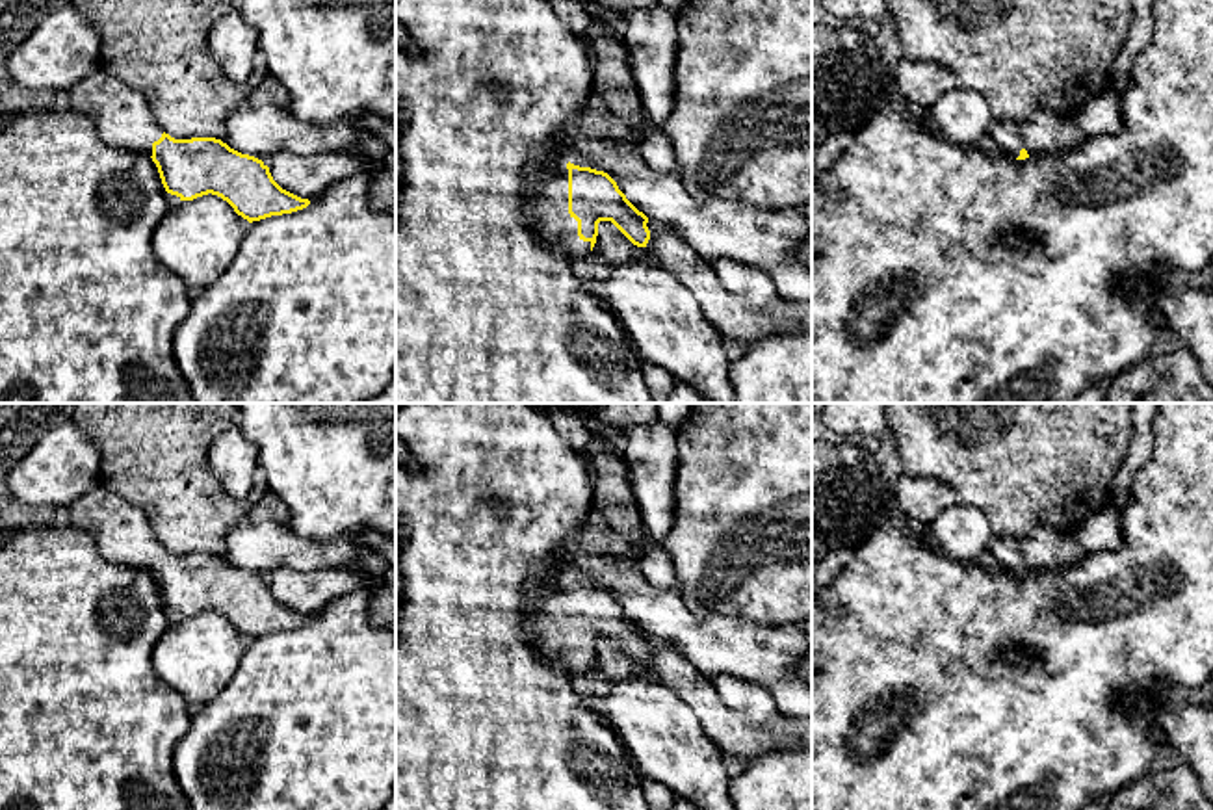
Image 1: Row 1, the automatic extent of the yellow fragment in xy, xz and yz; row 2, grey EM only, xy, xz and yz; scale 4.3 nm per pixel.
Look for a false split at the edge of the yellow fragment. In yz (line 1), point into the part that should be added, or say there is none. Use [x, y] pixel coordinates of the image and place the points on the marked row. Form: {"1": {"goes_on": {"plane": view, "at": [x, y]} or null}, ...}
{"1": {"goes_on": {"plane": "yz", "at": [1046, 132]}}}

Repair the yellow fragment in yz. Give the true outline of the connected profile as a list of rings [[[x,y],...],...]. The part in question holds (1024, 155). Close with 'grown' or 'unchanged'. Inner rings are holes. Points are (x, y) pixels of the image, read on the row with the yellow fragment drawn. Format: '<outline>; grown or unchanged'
[[[1038,108],[1031,119],[1020,123],[994,121],[986,145],[1016,158],[1055,154],[1072,149],[1085,139],[1074,117]]]; grown

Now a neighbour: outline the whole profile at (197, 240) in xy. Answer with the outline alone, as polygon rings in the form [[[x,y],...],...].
[[[217,195],[169,208],[152,234],[154,255],[195,294],[234,260],[251,223]]]

